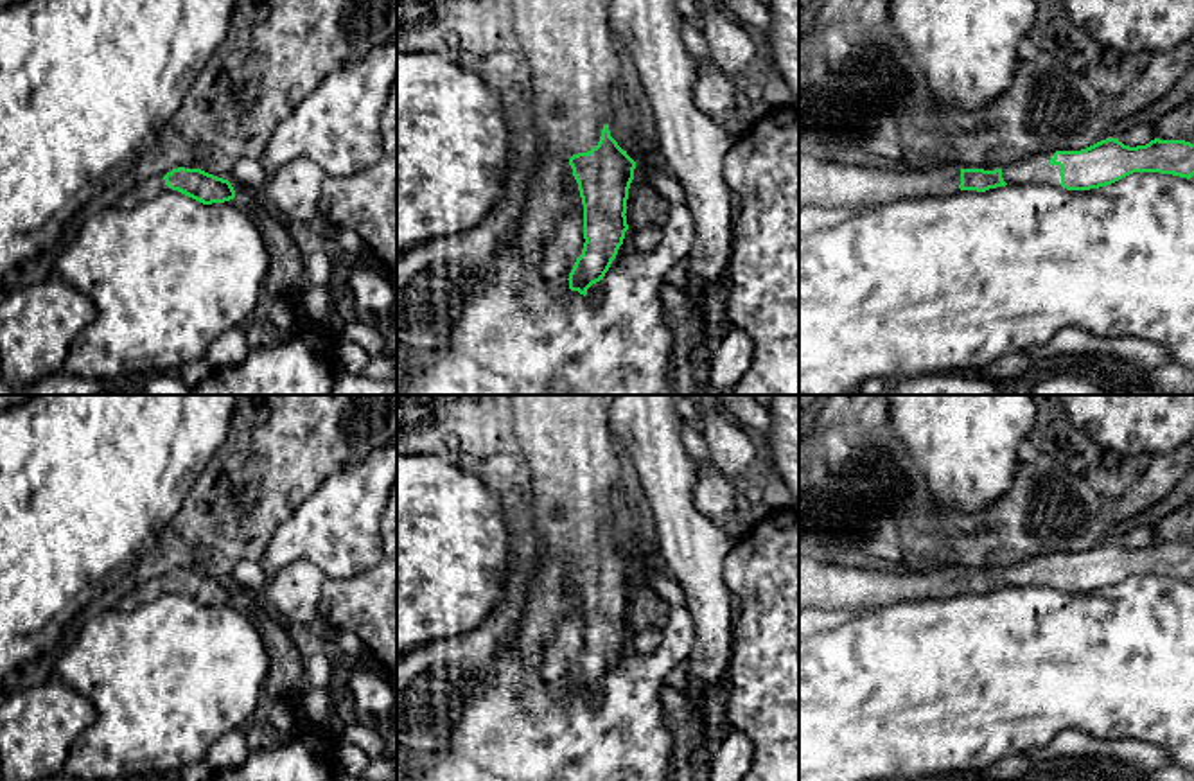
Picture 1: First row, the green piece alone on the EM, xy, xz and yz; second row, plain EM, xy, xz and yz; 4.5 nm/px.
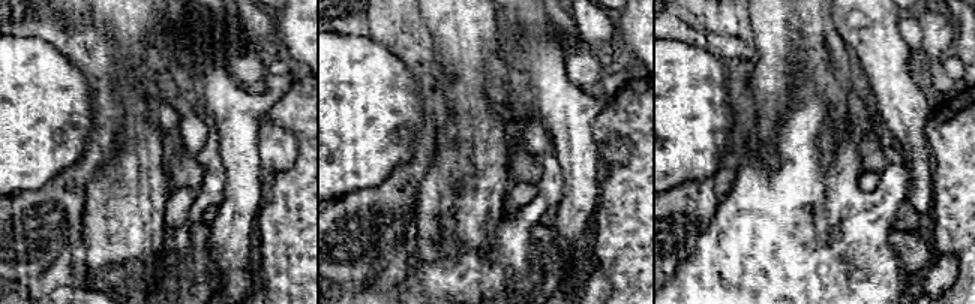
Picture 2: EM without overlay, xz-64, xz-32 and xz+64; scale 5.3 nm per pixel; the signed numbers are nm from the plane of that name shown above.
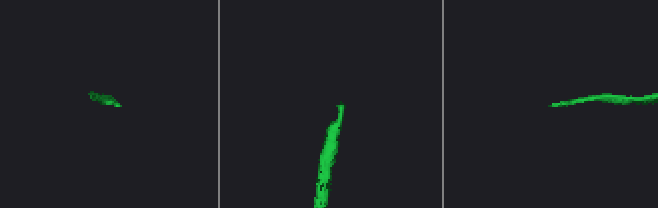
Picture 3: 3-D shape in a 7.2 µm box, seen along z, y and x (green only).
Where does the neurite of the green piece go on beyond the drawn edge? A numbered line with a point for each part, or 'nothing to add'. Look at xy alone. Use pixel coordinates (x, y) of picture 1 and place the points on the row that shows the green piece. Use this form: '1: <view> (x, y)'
1: xy (140, 193)

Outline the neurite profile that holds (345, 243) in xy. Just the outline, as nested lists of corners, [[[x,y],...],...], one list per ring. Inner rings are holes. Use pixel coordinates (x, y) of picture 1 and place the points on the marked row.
[[[341,228],[330,241],[330,253],[345,259],[354,259],[366,253],[366,242],[354,230]]]

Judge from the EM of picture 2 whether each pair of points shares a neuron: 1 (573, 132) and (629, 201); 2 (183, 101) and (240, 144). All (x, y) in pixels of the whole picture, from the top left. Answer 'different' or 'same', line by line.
1: different
2: different

